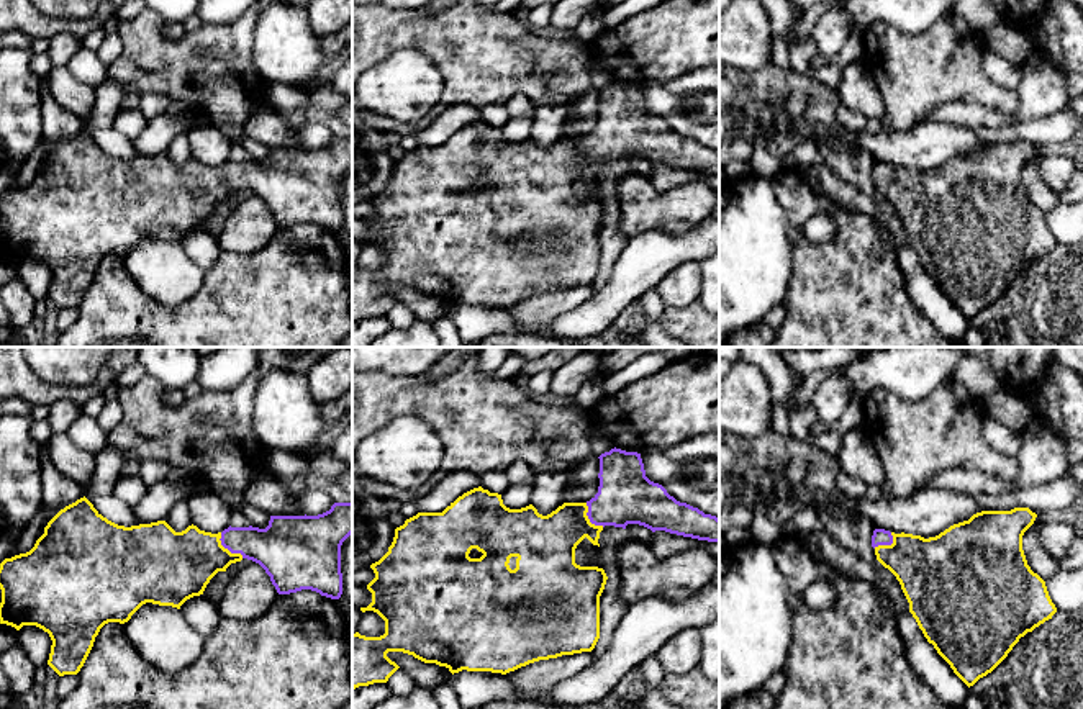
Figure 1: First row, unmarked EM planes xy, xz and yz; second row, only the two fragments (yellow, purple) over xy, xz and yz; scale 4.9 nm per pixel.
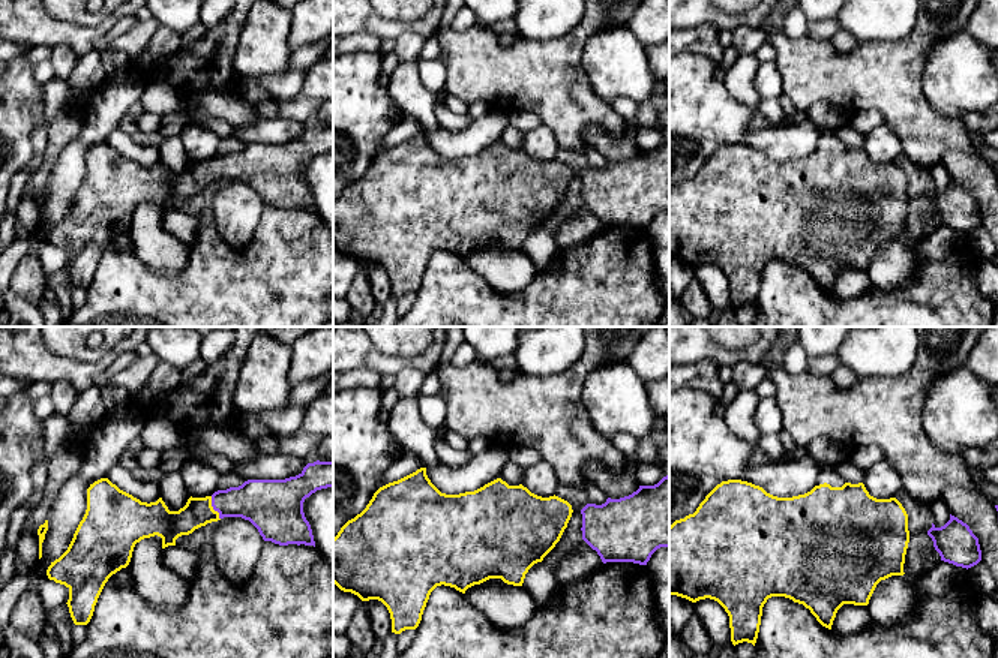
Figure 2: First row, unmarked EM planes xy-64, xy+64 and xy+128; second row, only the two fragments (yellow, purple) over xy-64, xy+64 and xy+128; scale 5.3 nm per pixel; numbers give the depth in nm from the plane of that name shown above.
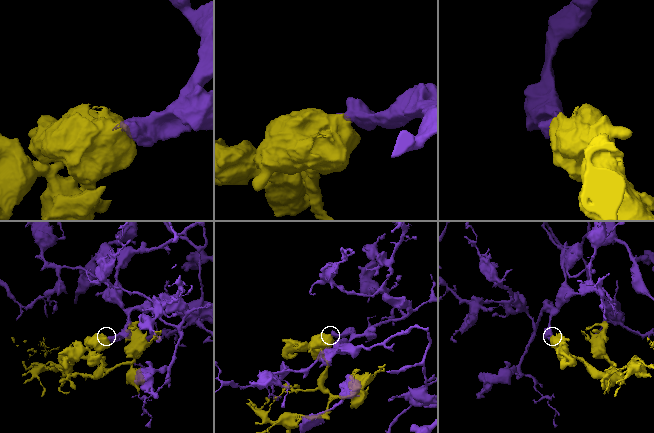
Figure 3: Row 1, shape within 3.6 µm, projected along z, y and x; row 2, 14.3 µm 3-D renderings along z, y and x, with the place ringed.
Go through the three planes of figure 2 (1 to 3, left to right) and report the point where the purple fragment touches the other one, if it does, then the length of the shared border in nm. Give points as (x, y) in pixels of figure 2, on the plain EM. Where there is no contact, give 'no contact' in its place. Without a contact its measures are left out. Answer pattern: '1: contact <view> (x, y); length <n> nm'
1: contact xy-64 (212, 173); length 140 nm
2: no contact
3: no contact

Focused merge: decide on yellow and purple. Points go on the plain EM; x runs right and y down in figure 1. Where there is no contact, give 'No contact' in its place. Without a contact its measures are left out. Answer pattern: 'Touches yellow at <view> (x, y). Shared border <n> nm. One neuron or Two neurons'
Touches yellow at xy (226, 182). Shared border 170 nm. One neuron

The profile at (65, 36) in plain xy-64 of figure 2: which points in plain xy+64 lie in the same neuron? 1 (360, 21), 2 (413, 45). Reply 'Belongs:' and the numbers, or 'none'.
Belongs: 1

